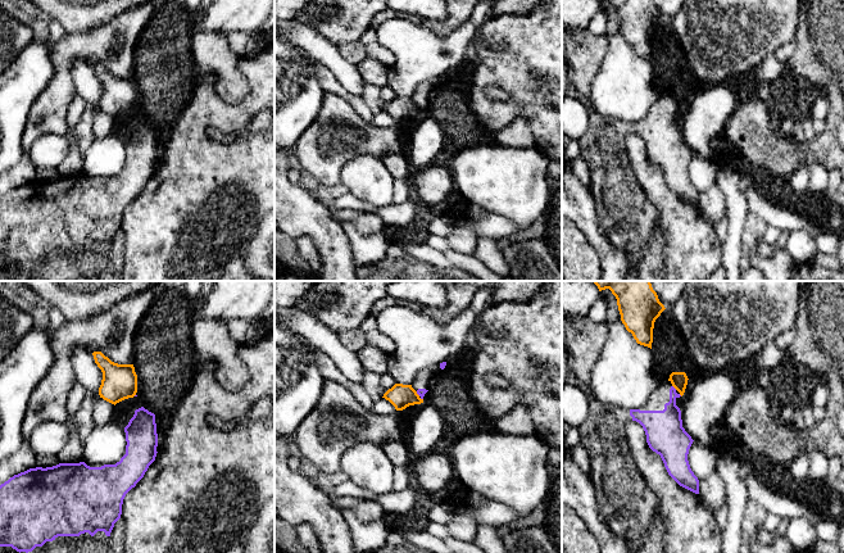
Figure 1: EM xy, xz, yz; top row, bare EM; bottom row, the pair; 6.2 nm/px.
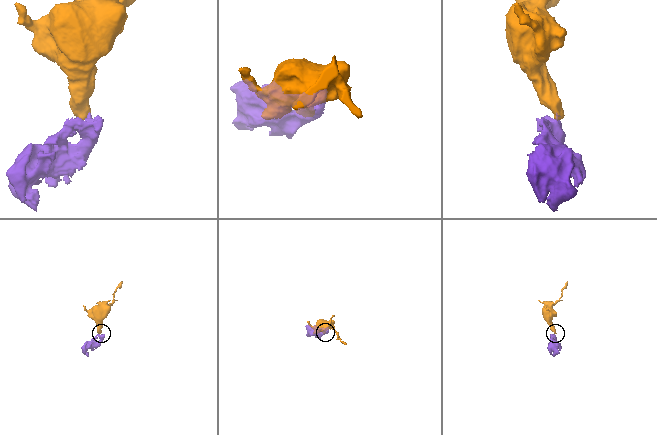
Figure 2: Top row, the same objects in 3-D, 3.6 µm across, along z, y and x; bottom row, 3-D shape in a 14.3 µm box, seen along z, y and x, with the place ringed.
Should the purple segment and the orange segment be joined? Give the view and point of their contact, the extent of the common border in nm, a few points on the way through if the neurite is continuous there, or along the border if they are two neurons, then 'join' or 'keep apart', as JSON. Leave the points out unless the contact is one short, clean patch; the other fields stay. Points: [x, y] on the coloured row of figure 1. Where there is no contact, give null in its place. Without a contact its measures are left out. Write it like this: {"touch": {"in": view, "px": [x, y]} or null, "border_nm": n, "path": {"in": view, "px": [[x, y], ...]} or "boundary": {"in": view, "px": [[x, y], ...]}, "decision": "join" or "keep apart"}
{"touch": {"in": "yz", "px": [674, 388]}, "border_nm": 40, "boundary": {"in": "yz", "px": [[672, 385], [676, 389]]}, "decision": "keep apart"}

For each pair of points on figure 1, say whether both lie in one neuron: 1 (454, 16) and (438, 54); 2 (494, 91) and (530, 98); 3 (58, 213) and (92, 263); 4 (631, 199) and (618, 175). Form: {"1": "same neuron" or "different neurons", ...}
{"1": "different neurons", "2": "different neurons", "3": "same neuron", "4": "same neuron"}

